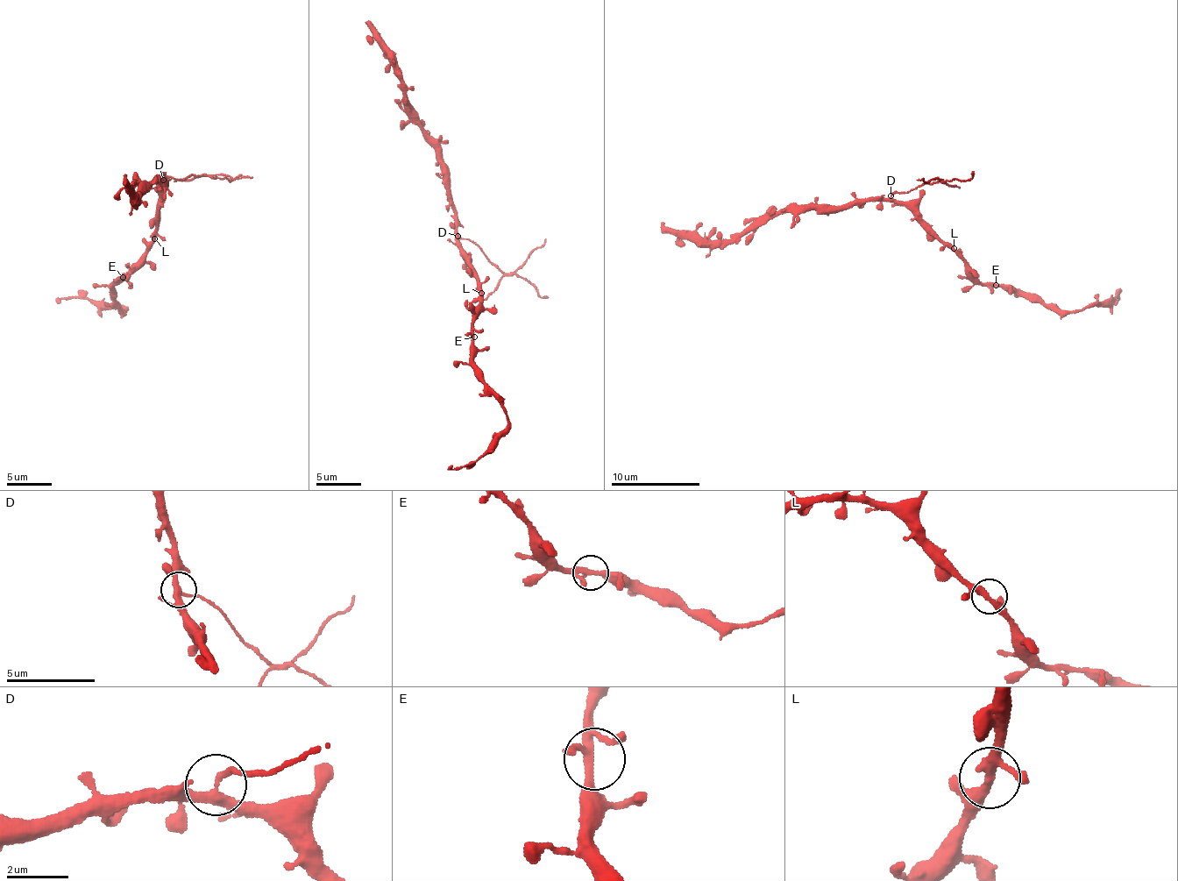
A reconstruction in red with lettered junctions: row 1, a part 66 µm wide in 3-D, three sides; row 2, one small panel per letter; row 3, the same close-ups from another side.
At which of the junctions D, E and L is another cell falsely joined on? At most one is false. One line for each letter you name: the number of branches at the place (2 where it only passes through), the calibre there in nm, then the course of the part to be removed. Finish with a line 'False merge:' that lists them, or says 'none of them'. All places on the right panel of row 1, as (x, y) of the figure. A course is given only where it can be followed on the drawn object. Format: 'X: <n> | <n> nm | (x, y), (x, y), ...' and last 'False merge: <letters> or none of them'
D: 3 | 280 nm | (891, 196), (940, 180), (916, 179)
False merge: D

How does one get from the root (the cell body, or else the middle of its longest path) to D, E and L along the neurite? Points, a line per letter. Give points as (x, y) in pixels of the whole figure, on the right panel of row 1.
D: (923, 223), (891, 196)
E: (923, 223), (957, 251), (981, 282), (996, 285)
L: (923, 223), (954, 248)

